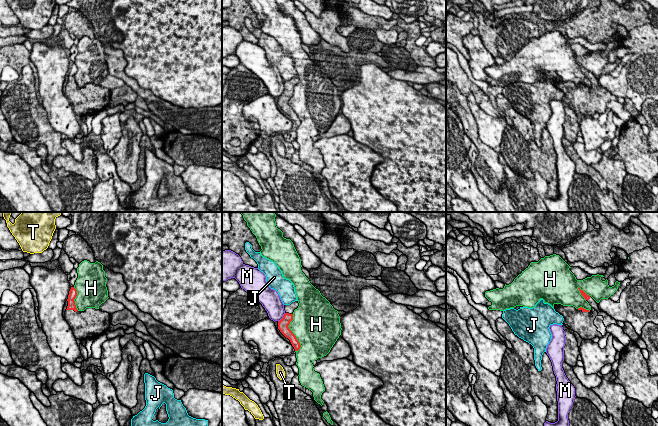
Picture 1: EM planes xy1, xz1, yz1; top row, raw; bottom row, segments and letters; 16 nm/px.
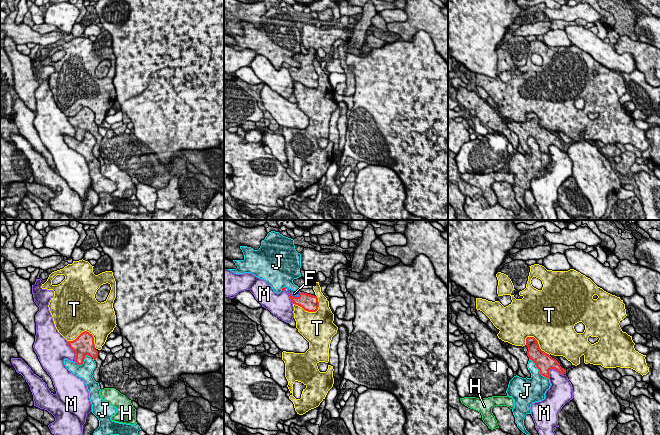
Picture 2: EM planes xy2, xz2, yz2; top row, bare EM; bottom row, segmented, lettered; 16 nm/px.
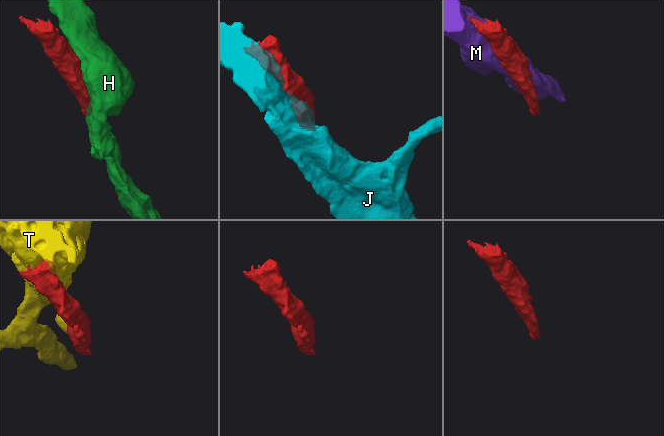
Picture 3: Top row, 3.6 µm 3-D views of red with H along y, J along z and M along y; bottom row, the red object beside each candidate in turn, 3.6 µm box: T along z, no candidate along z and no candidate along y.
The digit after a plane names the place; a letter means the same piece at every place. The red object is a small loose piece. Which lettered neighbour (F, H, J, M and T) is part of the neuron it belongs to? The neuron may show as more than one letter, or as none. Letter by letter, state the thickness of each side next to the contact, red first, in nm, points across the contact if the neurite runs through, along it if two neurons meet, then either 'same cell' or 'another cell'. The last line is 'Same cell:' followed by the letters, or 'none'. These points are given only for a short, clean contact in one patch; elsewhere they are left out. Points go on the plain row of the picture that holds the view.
F: 280 nm thick on the red side, 100 nm on the other; same cell
H: 170 nm thick on the red side, 460 nm on the other; another cell
J: 300 nm thick on the red side, 340 nm on the other; another cell
M: 300 nm thick on the red side, 320 nm on the other; another cell
T: 280 nm thick on the red side, 440 nm on the other; another cell
Same cell: F

